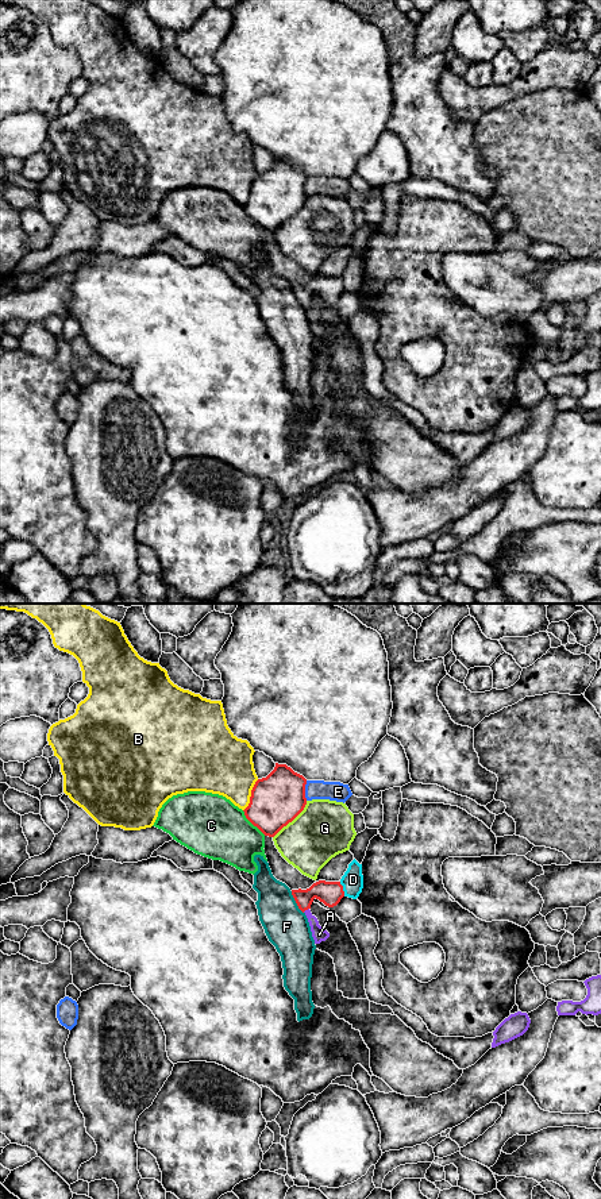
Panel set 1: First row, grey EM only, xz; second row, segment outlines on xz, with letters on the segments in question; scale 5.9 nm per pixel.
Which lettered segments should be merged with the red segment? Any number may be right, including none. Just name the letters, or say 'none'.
A

